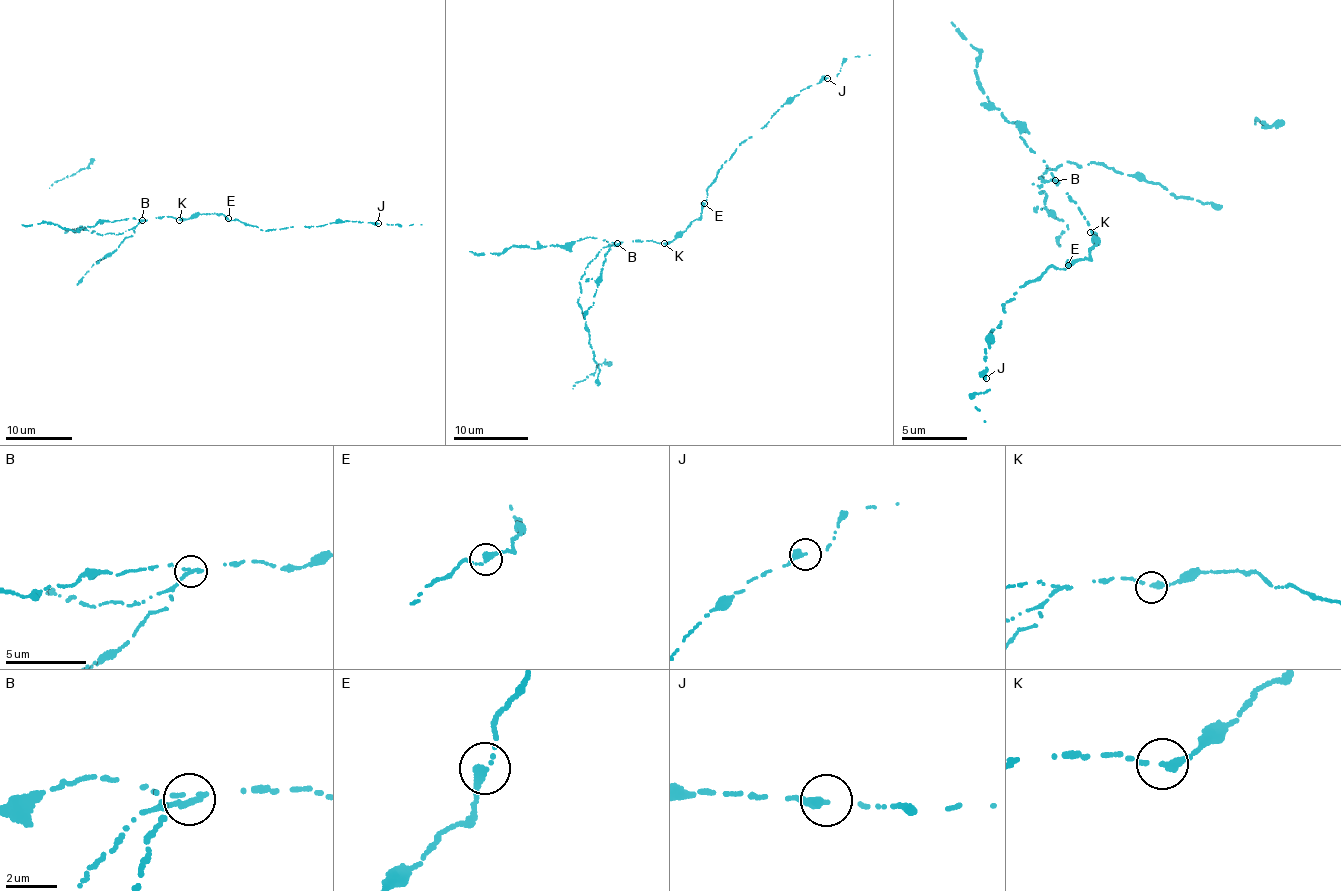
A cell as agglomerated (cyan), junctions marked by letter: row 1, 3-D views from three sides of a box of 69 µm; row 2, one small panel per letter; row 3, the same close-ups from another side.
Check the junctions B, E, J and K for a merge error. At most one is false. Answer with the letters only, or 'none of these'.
B

